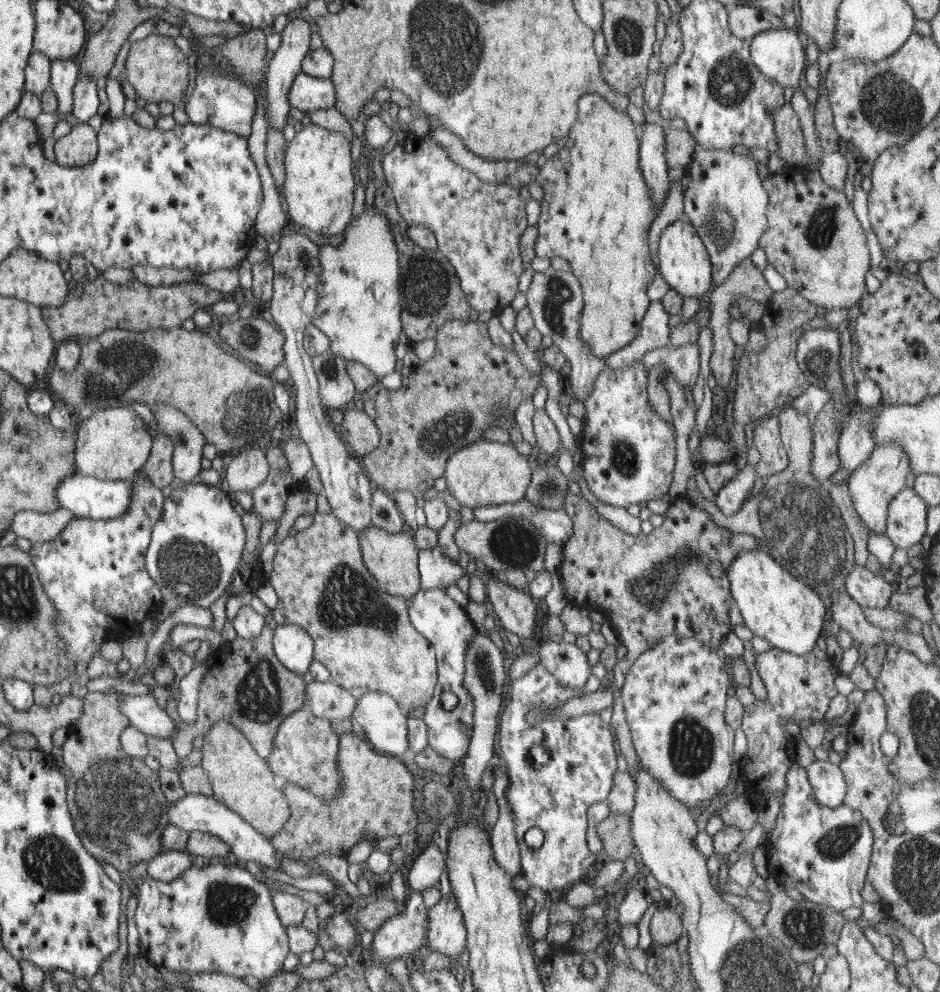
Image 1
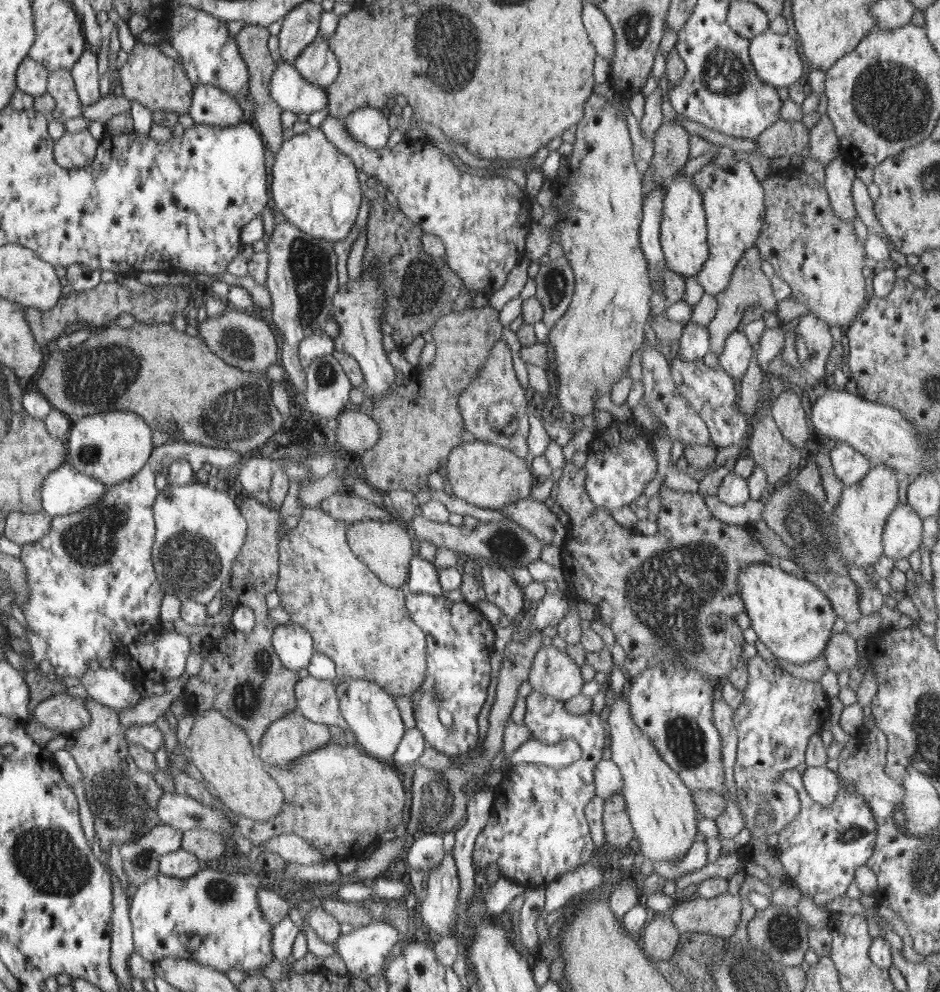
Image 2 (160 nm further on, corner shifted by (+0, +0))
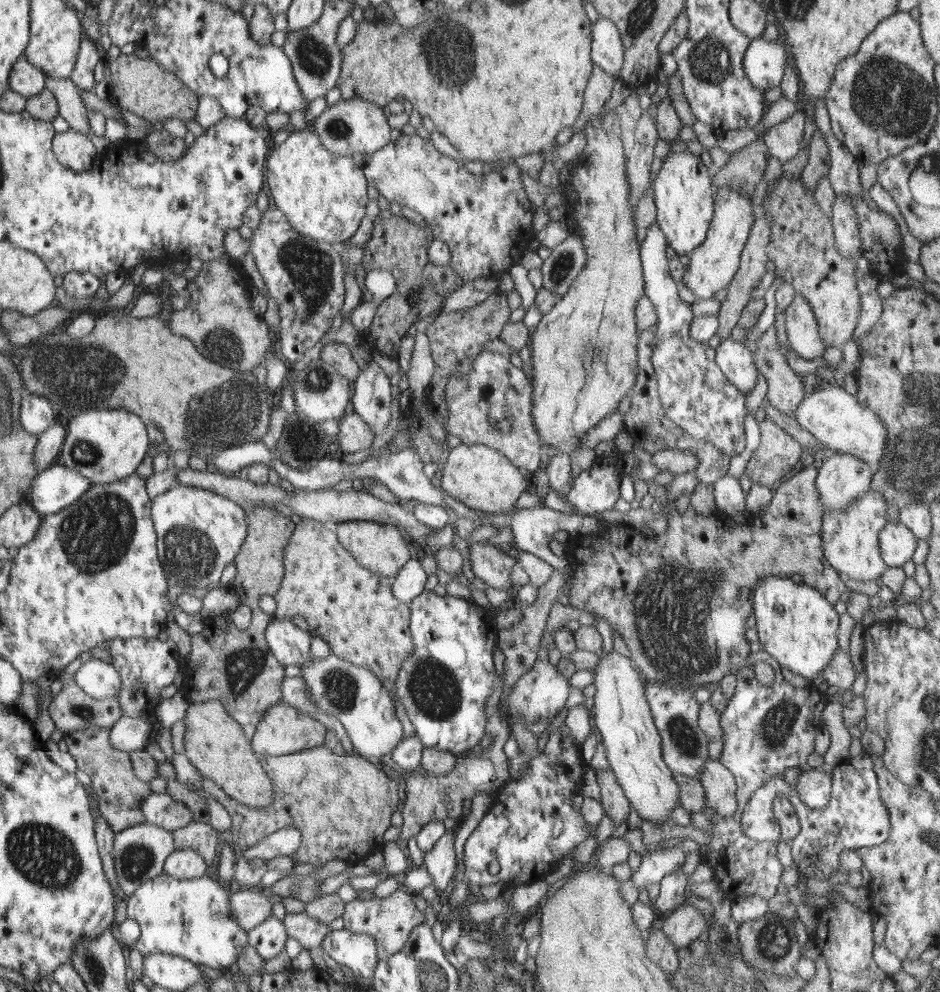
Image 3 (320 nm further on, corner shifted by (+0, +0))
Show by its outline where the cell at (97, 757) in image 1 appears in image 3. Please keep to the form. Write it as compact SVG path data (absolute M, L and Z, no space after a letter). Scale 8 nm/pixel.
M97 726L92 729L73 731L67 735L69 753L80 765L80 770L92 777L96 787L98 809L110 828L115 832L129 829L134 825L146 823L146 816L142 815L142 802L149 794L154 794L150 782L138 780L134 774L134 754L118 750L110 743L110 727Z

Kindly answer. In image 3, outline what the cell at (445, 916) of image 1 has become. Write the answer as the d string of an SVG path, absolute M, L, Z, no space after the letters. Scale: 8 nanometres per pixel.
M445 830L445 833L433 844L433 847L424 855L424 865L432 878L438 897L444 896L444 890L454 877L457 870L456 852L454 851L454 832Z

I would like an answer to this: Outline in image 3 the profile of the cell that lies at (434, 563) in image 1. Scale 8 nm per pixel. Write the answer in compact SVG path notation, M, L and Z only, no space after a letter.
M417 558L410 559L393 578L393 594L402 602L411 603L414 598L425 591L428 575L422 569Z

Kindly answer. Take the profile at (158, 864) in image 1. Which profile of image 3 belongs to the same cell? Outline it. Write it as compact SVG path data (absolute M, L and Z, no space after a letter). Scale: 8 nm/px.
M188 848L175 850L166 858L163 866L166 875L181 880L200 878L212 872L212 869L195 850Z

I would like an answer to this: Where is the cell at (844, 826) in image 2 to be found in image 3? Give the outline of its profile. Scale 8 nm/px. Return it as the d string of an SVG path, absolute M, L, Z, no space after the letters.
M861 753L846 763L836 765L833 770L833 791L831 792L831 800L828 805L822 809L812 809L801 803L800 797L796 792L796 788L791 788L785 782L784 774L778 775L772 779L772 786L782 786L779 795L785 796L796 811L798 821L801 821L801 831L798 835L788 843L791 846L791 854L793 862L798 864L797 870L806 877L820 881L828 881L831 876L838 870L839 856L842 851L855 851L862 847L873 847L882 844L888 837L891 829L890 818L888 818L888 810L885 804L880 800L881 791L878 790L878 780L874 772L874 764L872 764L872 756L868 753Z

